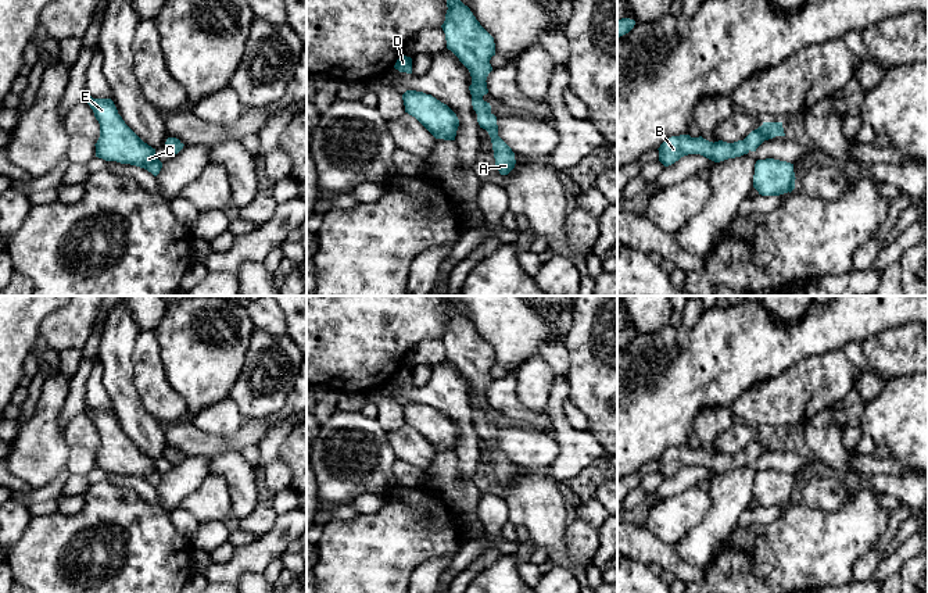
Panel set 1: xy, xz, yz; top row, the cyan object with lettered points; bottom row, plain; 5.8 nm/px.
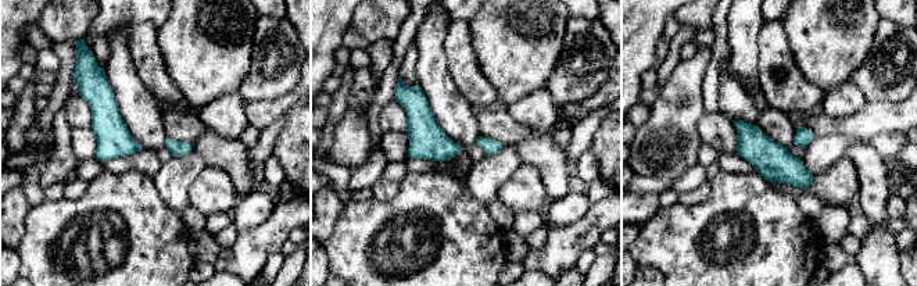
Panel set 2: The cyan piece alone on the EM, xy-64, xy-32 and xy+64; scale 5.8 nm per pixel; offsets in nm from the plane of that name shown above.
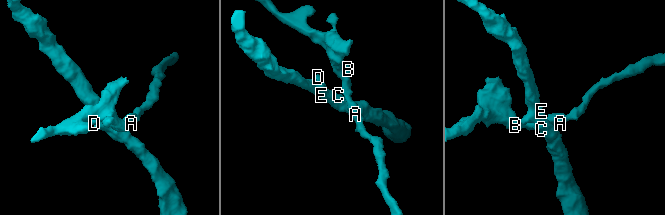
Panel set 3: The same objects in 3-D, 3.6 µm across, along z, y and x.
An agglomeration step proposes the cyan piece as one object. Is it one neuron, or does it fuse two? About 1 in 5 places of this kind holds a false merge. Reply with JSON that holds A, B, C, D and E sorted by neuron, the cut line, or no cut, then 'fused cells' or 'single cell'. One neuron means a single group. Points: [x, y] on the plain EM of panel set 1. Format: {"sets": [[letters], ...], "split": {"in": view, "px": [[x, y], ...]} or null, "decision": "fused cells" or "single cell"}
{"sets": [["A", "B", "C", "D", "E"]], "split": null, "decision": "single cell"}

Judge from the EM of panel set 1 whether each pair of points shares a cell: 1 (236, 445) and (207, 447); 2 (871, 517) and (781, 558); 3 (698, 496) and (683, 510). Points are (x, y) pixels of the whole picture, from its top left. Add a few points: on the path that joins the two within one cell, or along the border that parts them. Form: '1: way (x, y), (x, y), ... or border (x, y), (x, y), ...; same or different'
1: way (229, 445), (214, 445); same
2: way (849, 533), (819, 549), (803, 550); same
3: way (694, 500), (687, 507); same

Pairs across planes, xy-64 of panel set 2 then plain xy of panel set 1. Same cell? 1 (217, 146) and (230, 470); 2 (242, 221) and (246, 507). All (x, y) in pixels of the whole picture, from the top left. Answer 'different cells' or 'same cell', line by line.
1: same cell
2: different cells

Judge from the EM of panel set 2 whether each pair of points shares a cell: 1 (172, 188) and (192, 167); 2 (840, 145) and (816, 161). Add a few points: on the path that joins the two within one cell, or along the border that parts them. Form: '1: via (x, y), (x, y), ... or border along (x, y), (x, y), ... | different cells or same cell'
1: via (176, 182), (186, 172) | same cell
2: via (834, 146), (821, 156) | same cell

